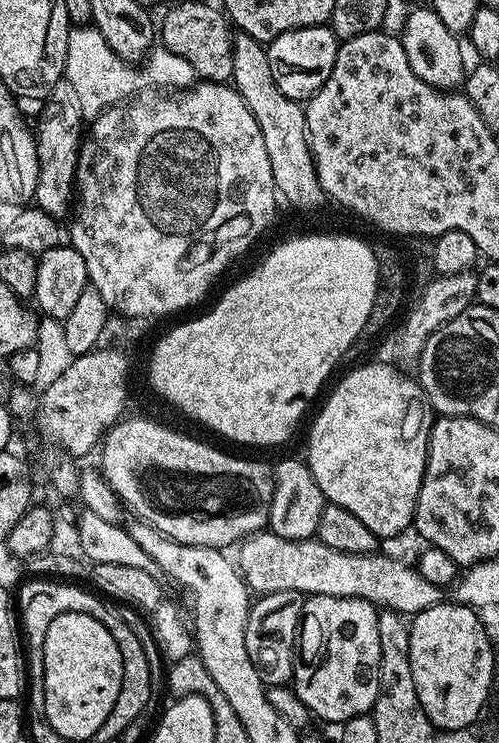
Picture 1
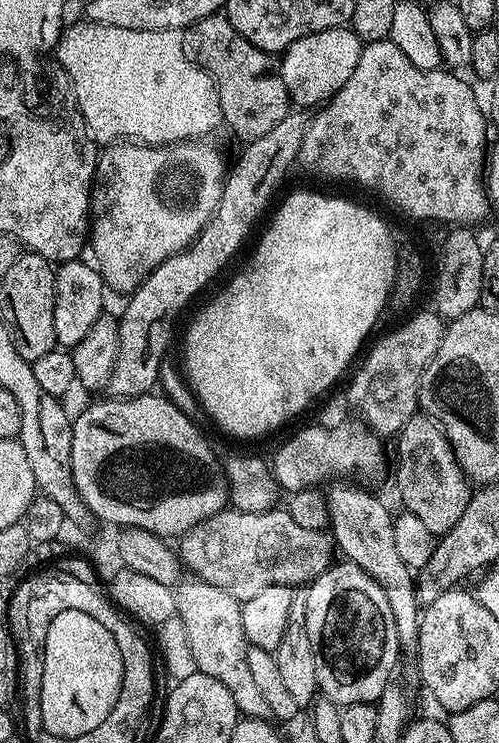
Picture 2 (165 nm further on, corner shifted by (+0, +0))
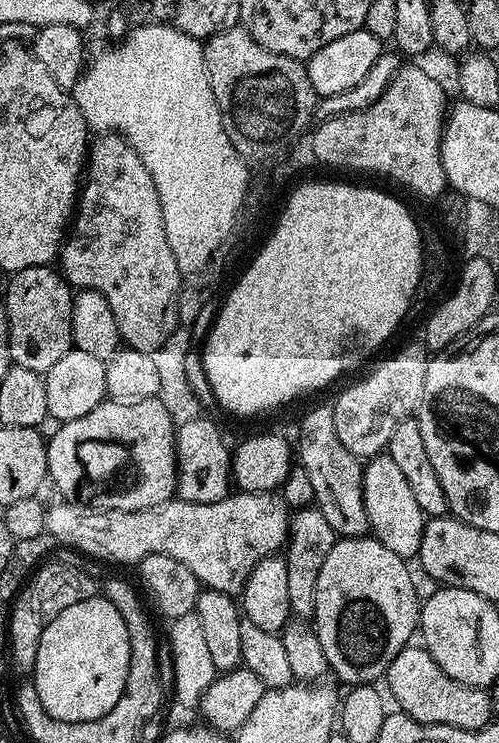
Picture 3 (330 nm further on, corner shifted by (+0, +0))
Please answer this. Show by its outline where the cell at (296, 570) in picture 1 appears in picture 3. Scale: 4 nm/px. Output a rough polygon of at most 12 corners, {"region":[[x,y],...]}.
{"region":[[270,492],[146,510],[49,503],[47,535],[96,560],[178,558],[236,598],[288,542]]}

